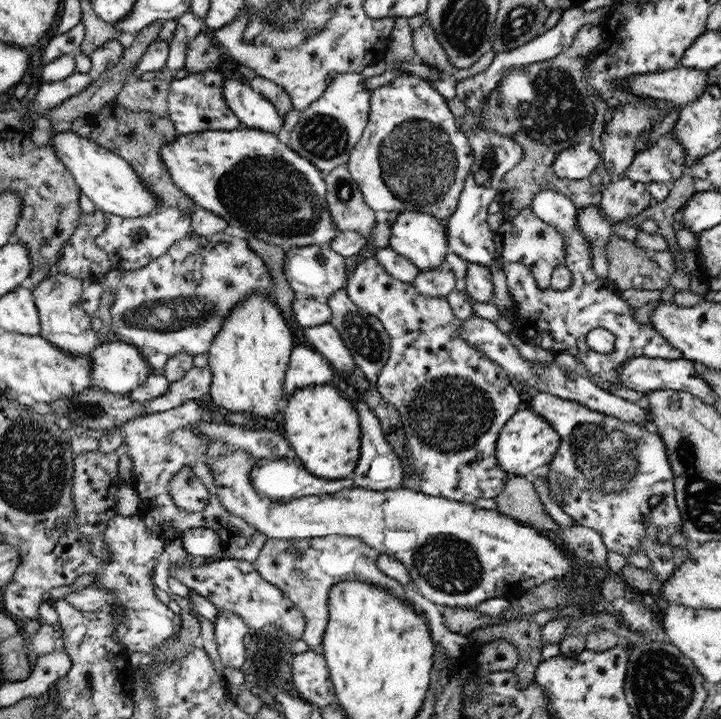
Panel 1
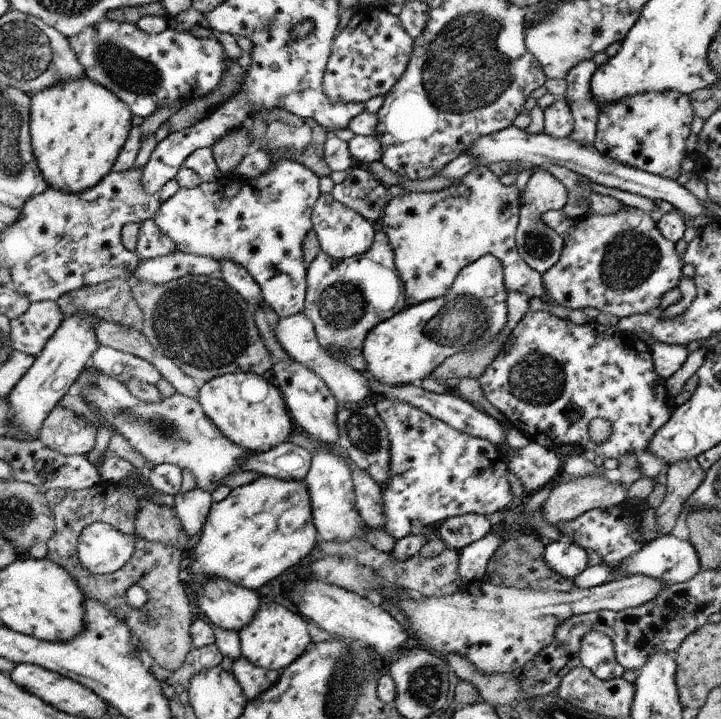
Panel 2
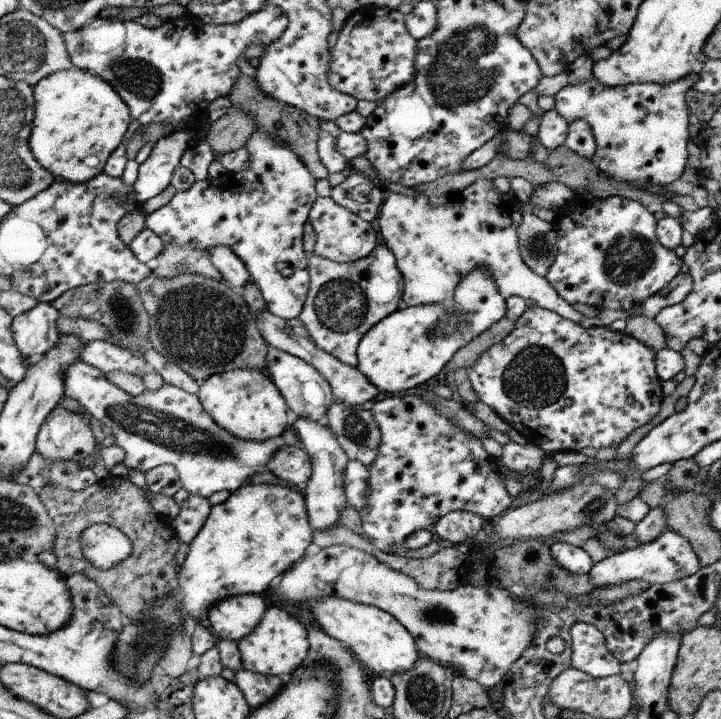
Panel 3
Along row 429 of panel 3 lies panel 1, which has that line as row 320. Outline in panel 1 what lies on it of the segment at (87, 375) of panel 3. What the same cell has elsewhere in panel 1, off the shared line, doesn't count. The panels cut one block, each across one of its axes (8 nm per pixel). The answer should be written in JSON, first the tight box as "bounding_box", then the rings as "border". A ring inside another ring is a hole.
{"bounding_box":[98,231,273,375],"border":[[[222,231],[217,232],[214,238],[216,238],[214,244],[212,238],[208,240],[208,236],[202,238],[206,240],[206,244],[200,244],[198,235],[190,232],[176,241],[166,253],[152,259],[146,266],[126,273],[112,269],[98,282],[104,286],[106,294],[114,296],[110,306],[110,328],[113,330],[114,339],[134,345],[136,349],[142,351],[157,375],[163,375],[167,360],[179,352],[192,357],[206,354],[214,341],[214,336],[222,327],[222,321],[230,315],[232,307],[248,293],[256,291],[266,297],[272,294],[273,281],[269,270],[264,260],[250,249],[243,235],[238,233],[236,238],[232,238],[230,234],[228,238]]]}

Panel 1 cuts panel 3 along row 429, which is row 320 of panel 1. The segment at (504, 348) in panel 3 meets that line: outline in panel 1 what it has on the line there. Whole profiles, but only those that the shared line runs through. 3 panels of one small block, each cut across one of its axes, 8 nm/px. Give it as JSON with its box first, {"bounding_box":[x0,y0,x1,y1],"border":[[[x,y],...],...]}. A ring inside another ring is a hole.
{"bounding_box":[502,190,683,384],"border":[[[540,190],[530,207],[532,212],[546,224],[554,226],[562,234],[566,244],[565,266],[572,272],[574,278],[572,284],[566,290],[556,291],[553,289],[541,289],[535,282],[530,269],[524,264],[502,263],[502,272],[506,275],[509,296],[512,299],[514,310],[513,330],[519,333],[519,336],[529,344],[536,345],[537,348],[554,352],[556,355],[565,353],[571,355],[575,359],[580,360],[584,364],[587,376],[598,376],[608,384],[621,384],[620,372],[625,363],[639,357],[647,357],[652,359],[678,360],[683,358],[682,352],[678,348],[672,347],[668,340],[664,339],[662,333],[658,332],[652,323],[644,324],[634,319],[632,308],[628,302],[622,299],[622,291],[618,289],[615,283],[609,281],[606,277],[599,277],[592,271],[592,243],[586,239],[586,235],[582,233],[582,229],[578,227],[578,210],[579,208],[564,194],[556,192],[556,190]],[[594,328],[604,328],[612,332],[615,337],[615,346],[612,352],[601,354],[592,350],[586,343],[587,334]]]}

